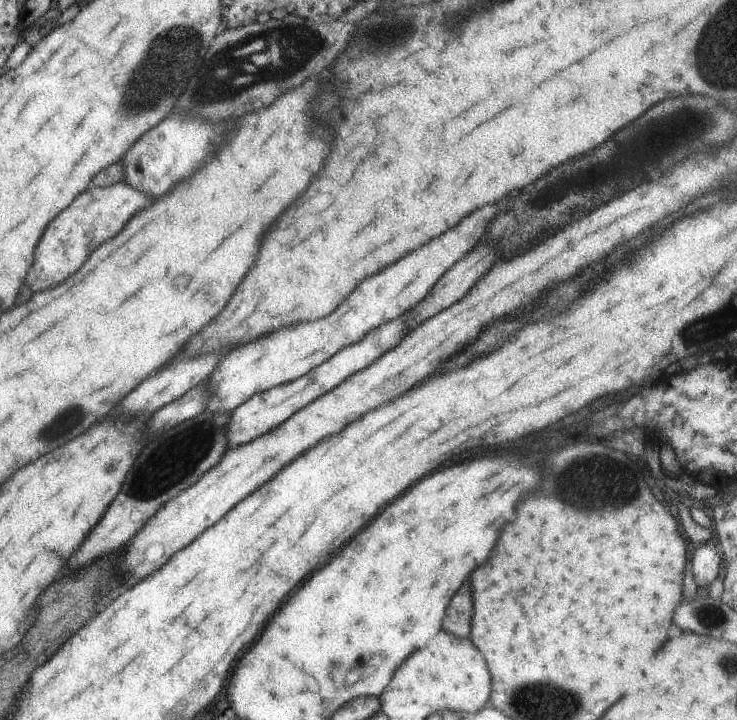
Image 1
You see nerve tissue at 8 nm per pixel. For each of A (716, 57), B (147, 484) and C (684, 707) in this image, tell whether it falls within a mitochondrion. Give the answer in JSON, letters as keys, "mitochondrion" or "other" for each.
{"A":"mitochondrion","B":"mitochondrion","C":"other"}

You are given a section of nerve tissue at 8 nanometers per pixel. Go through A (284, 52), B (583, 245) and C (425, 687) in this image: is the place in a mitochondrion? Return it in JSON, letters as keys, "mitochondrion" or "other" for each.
{"A":"mitochondrion","B":"other","C":"other"}

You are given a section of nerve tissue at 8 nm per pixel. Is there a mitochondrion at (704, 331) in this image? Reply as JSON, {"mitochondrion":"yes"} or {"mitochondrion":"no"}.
{"mitochondrion":"yes"}

